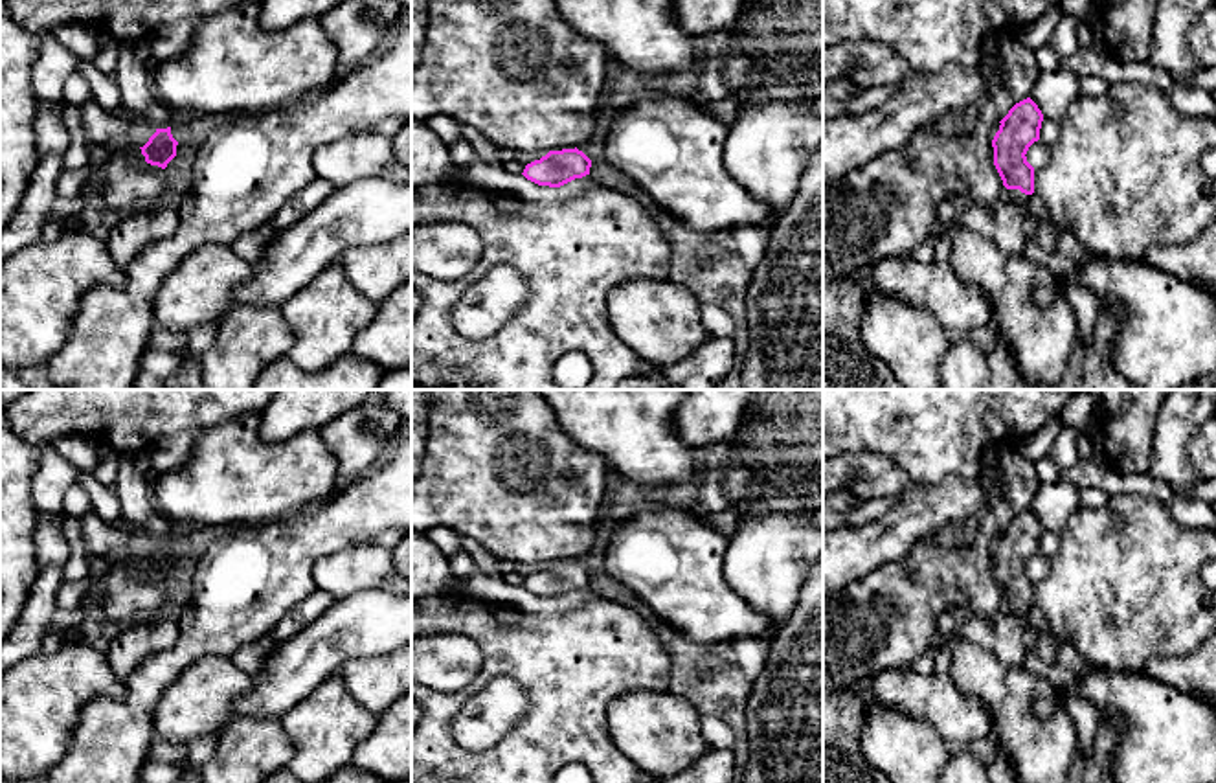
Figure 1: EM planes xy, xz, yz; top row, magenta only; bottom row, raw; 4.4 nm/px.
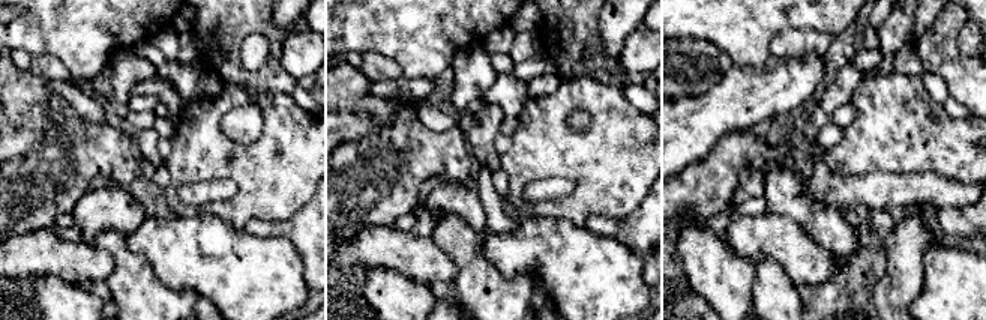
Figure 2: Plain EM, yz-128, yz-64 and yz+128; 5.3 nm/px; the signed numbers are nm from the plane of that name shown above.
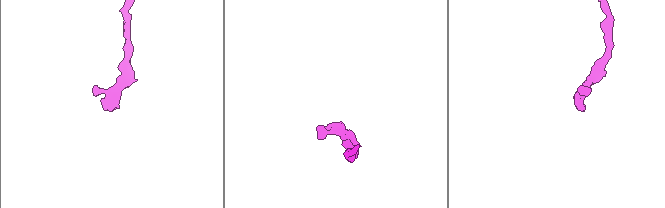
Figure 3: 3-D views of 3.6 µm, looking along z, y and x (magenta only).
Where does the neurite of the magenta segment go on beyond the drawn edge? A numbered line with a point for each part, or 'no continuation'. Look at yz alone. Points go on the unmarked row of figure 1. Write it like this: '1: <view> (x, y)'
1: yz (1009, 636)

